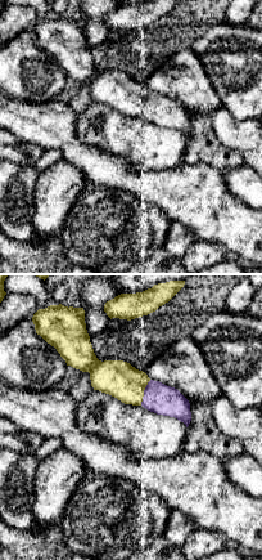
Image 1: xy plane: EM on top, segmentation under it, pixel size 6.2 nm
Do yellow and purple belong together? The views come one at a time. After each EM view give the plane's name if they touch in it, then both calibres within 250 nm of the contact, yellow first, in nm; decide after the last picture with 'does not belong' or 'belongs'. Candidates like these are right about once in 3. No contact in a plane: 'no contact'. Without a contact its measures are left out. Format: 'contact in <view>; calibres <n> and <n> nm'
contact in xy; calibres 220 and 190 nm

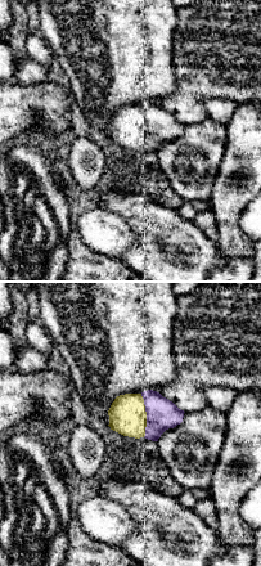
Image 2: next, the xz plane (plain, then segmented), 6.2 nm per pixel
contact in xz; calibres 240 and 190 nm

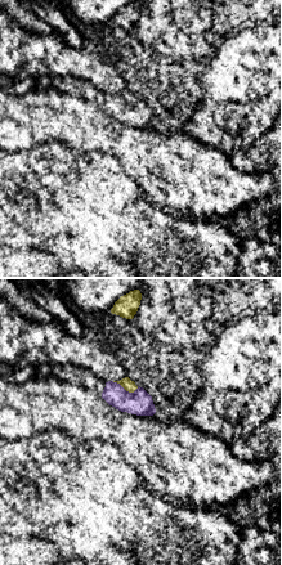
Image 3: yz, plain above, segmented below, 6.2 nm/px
contact in yz; calibres 70 and 150 nm

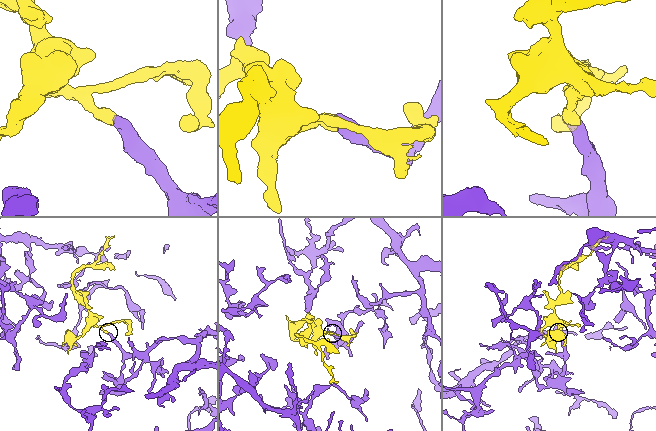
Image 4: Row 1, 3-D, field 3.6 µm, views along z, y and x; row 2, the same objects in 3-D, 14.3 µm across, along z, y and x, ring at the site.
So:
belongs

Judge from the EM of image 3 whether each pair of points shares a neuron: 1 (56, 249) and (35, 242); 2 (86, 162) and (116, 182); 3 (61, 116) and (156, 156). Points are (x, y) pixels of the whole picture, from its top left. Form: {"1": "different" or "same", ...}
{"1": "different", "2": "same", "3": "same"}

